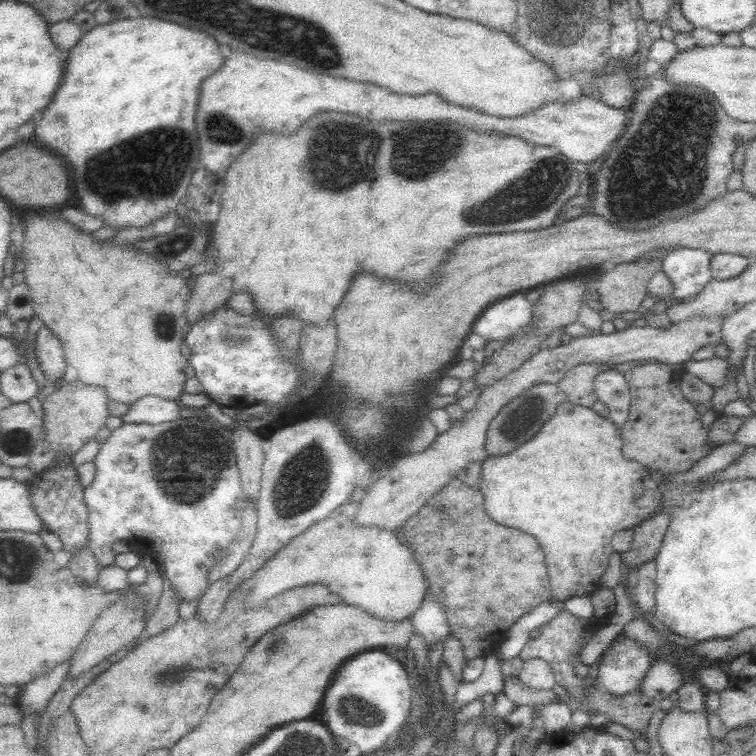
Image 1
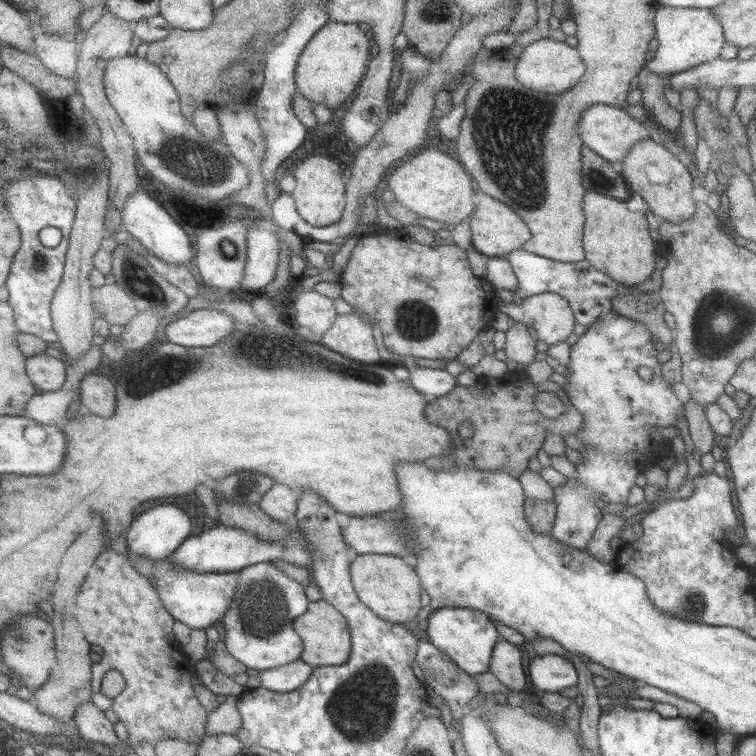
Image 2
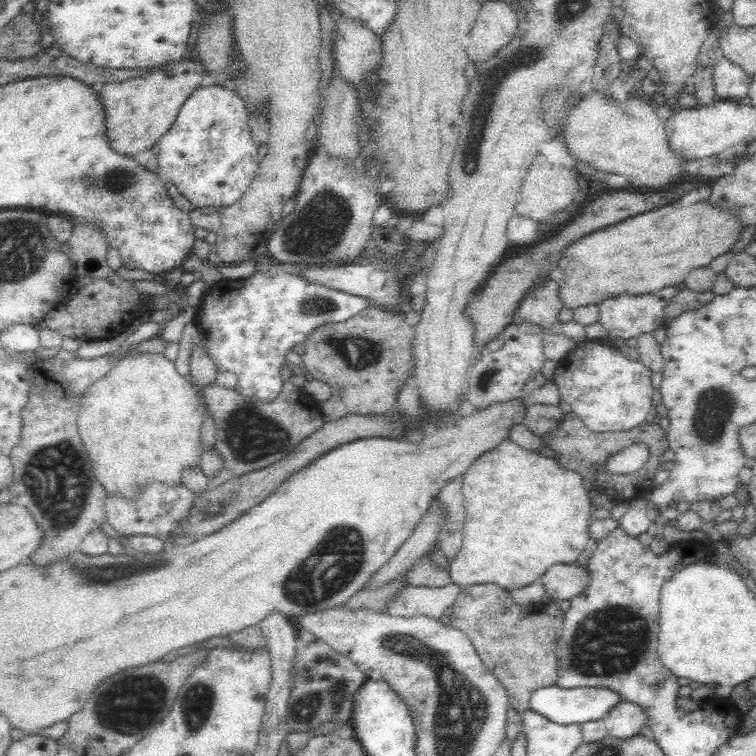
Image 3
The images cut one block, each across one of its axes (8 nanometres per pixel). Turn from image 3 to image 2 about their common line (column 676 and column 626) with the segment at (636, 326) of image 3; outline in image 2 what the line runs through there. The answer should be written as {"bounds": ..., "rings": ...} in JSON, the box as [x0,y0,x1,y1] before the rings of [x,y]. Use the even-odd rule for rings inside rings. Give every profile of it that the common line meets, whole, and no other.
{"bounds":[505,248,636,328],"rings":[[[524,248],[512,250],[505,257],[517,279],[517,286],[513,290],[515,295],[524,299],[545,291],[554,292],[568,302],[574,319],[585,328],[599,315],[613,311],[610,305],[610,298],[625,293],[636,293],[627,285],[617,283],[605,273],[595,270],[585,260],[573,263],[557,262],[549,257],[545,258],[541,255],[530,253]]]}

